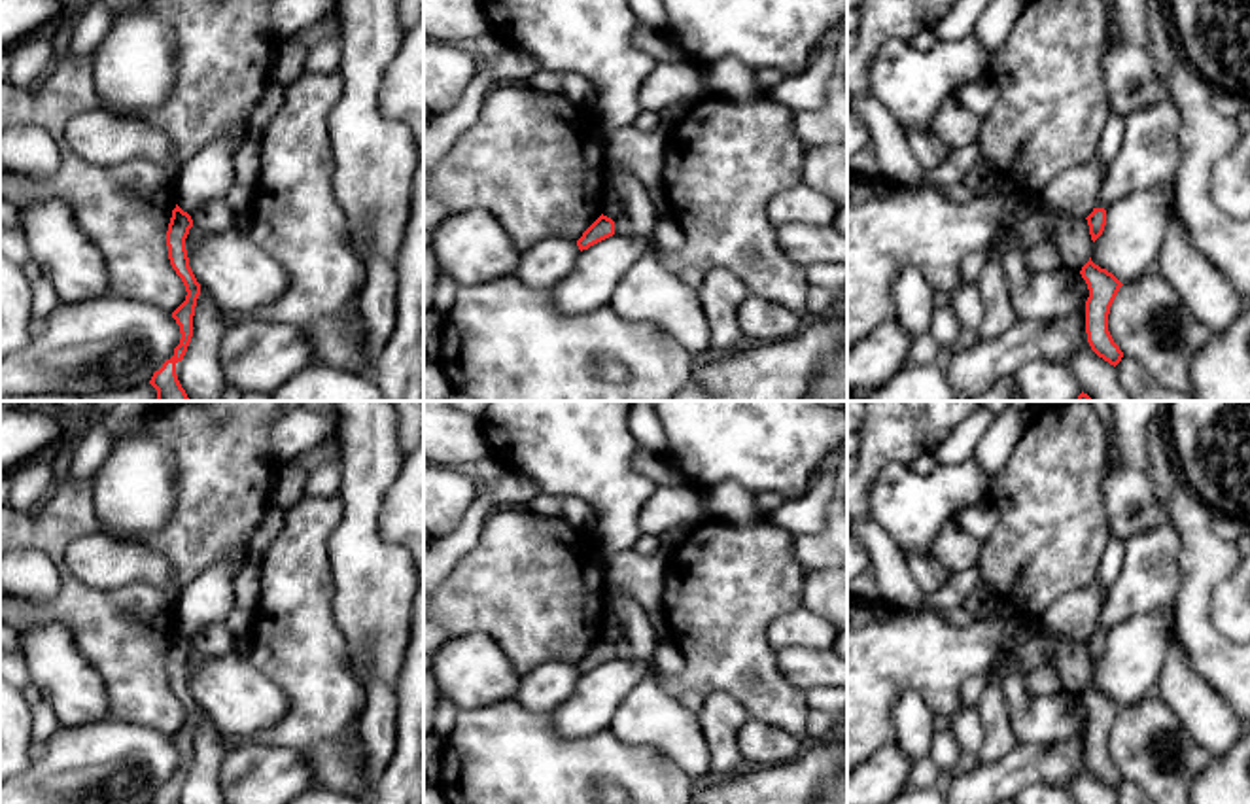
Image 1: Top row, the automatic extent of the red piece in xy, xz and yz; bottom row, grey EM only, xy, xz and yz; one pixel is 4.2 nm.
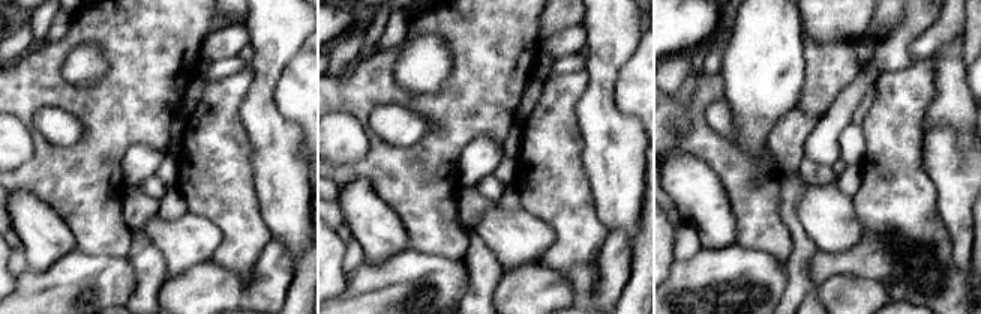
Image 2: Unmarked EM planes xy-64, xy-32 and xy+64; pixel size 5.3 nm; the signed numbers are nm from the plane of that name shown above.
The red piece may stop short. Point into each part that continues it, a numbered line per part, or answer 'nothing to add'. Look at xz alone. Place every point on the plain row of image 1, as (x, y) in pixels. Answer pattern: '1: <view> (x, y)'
nothing to add

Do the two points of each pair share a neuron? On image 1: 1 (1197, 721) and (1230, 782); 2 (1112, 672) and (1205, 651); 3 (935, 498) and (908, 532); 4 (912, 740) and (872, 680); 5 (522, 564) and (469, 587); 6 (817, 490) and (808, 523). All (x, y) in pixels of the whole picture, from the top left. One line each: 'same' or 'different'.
1: different
2: different
3: same
4: different
5: same
6: same

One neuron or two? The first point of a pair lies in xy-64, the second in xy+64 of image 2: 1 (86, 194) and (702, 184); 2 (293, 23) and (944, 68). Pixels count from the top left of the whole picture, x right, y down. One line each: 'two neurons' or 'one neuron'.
1: two neurons
2: one neuron

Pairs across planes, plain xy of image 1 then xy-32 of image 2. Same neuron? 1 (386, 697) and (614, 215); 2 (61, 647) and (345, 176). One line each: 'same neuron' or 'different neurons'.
1: different neurons
2: different neurons

